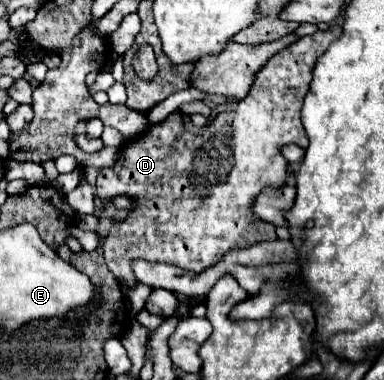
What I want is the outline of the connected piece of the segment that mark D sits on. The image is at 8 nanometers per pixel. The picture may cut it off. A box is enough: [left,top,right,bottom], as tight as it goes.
[96,25,342,285]

